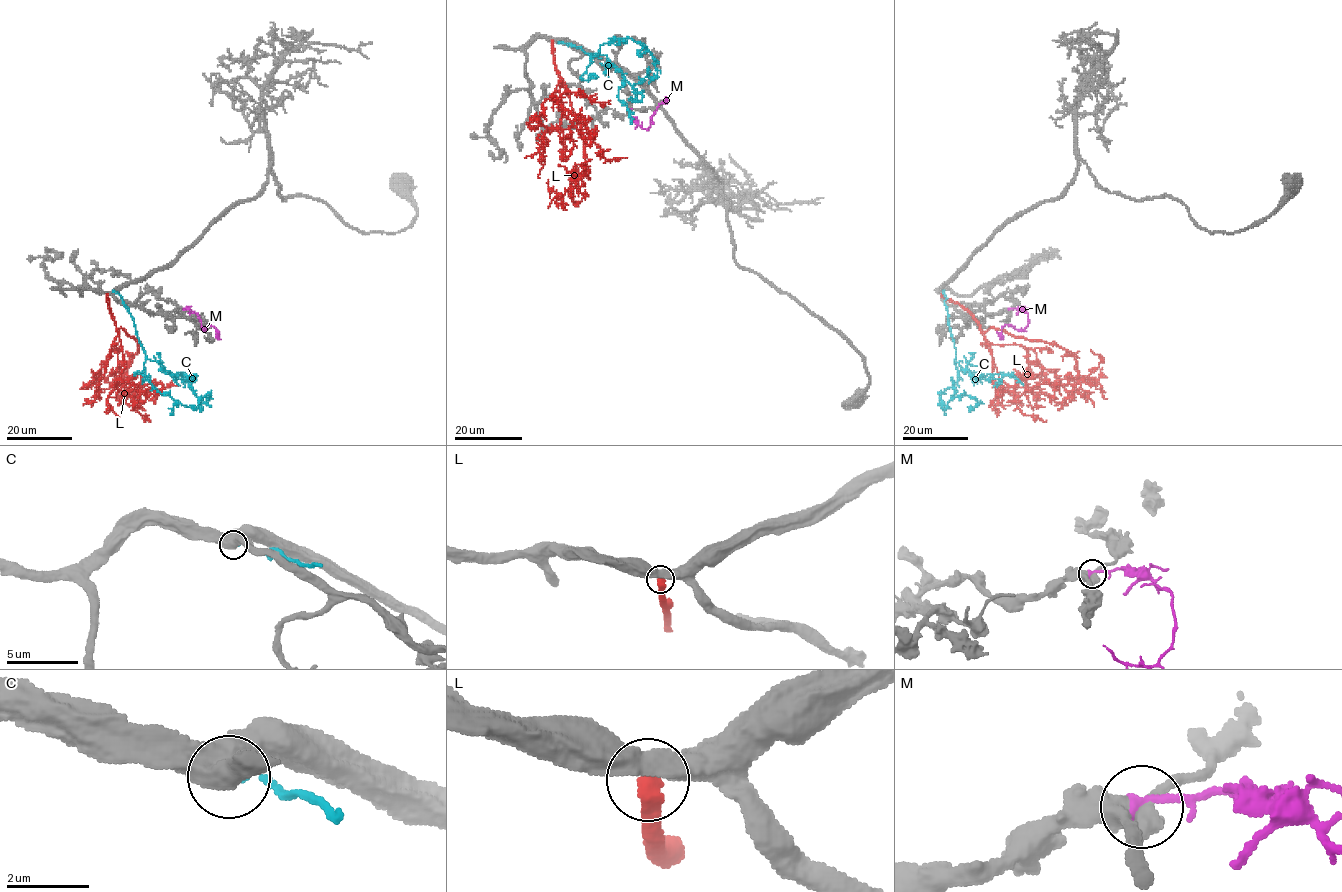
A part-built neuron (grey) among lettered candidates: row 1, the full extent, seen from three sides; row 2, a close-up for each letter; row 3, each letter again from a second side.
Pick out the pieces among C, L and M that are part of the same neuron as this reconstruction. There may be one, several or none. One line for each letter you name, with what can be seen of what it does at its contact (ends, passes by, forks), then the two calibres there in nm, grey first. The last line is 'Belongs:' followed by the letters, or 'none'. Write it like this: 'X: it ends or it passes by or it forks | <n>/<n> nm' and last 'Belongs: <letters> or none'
Belongs: none

